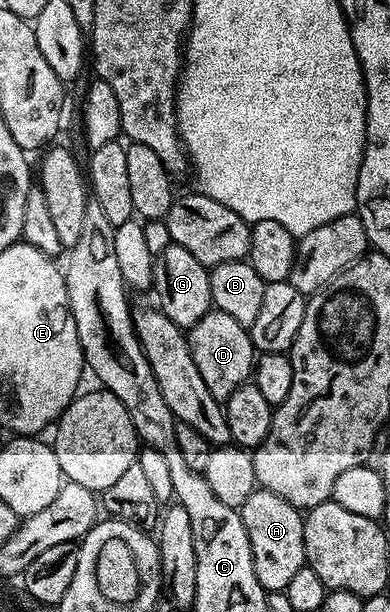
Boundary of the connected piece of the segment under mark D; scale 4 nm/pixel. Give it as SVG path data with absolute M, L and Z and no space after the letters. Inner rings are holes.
M212 308L207 315L203 315L203 319L199 319L199 323L188 330L187 336L195 367L199 367L199 375L203 375L207 391L211 391L217 401L224 403L231 391L250 380L255 364L255 350L248 328L235 323L231 315L223 315L223 311Z

